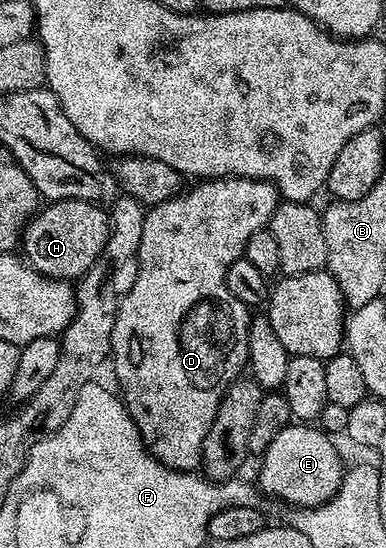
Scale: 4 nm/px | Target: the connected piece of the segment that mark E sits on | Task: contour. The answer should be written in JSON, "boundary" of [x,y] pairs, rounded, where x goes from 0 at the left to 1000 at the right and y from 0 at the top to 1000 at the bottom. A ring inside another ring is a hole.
{"boundary":[[[788,768],[759,770],[741,783],[731,783],[731,790],[720,790],[720,797],[710,797],[710,805],[699,805],[699,812],[671,832],[671,894],[692,909],[697,903],[705,911],[728,911],[731,916],[749,918],[744,923],[756,929],[821,925],[845,914],[855,914],[855,907],[865,907],[878,896],[881,880],[891,876],[896,858],[896,845],[881,839],[881,830],[870,825],[870,816],[858,807],[868,808],[850,788],[829,785],[826,777],[801,776]]]}

